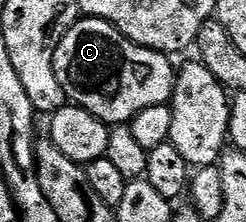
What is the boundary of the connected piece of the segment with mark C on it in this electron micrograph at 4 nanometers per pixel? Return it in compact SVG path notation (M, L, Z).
M94 16L88 18L79 18L69 27L67 34L63 34L63 38L59 42L59 46L55 50L55 78L59 78L59 86L63 86L63 94L66 101L76 104L77 107L87 110L91 114L95 114L95 118L99 118L107 125L128 124L130 120L135 118L135 114L139 114L139 110L145 110L147 106L159 106L160 104L169 104L173 98L173 82L175 79L175 64L172 64L170 57L163 52L156 52L150 48L141 48L135 42L128 40L119 29L111 26L105 20L100 20Z

